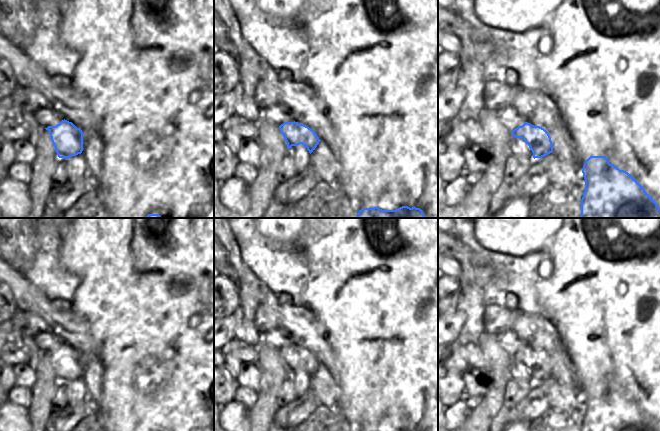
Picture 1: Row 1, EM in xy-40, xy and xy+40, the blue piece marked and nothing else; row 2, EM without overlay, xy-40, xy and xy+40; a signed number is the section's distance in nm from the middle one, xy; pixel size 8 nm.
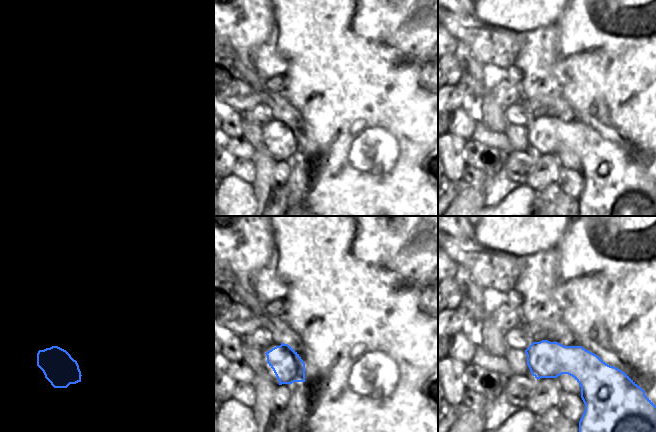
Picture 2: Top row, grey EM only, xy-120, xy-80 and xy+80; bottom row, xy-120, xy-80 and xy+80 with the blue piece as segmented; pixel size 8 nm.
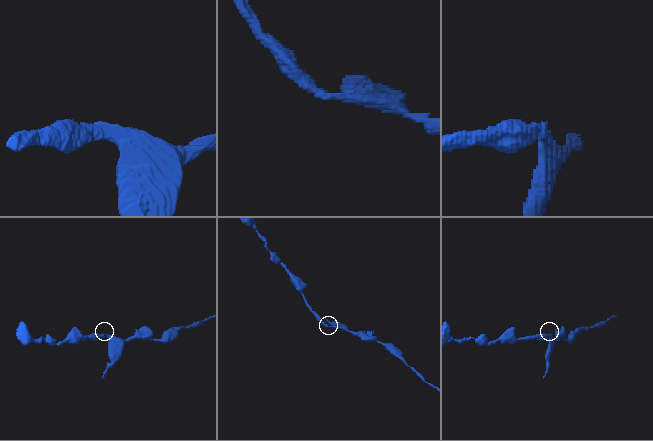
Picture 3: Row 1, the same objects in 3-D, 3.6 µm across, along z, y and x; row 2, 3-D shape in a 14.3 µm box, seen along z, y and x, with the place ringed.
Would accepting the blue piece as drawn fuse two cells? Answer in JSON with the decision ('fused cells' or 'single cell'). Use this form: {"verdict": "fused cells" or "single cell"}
{"verdict": "single cell"}

